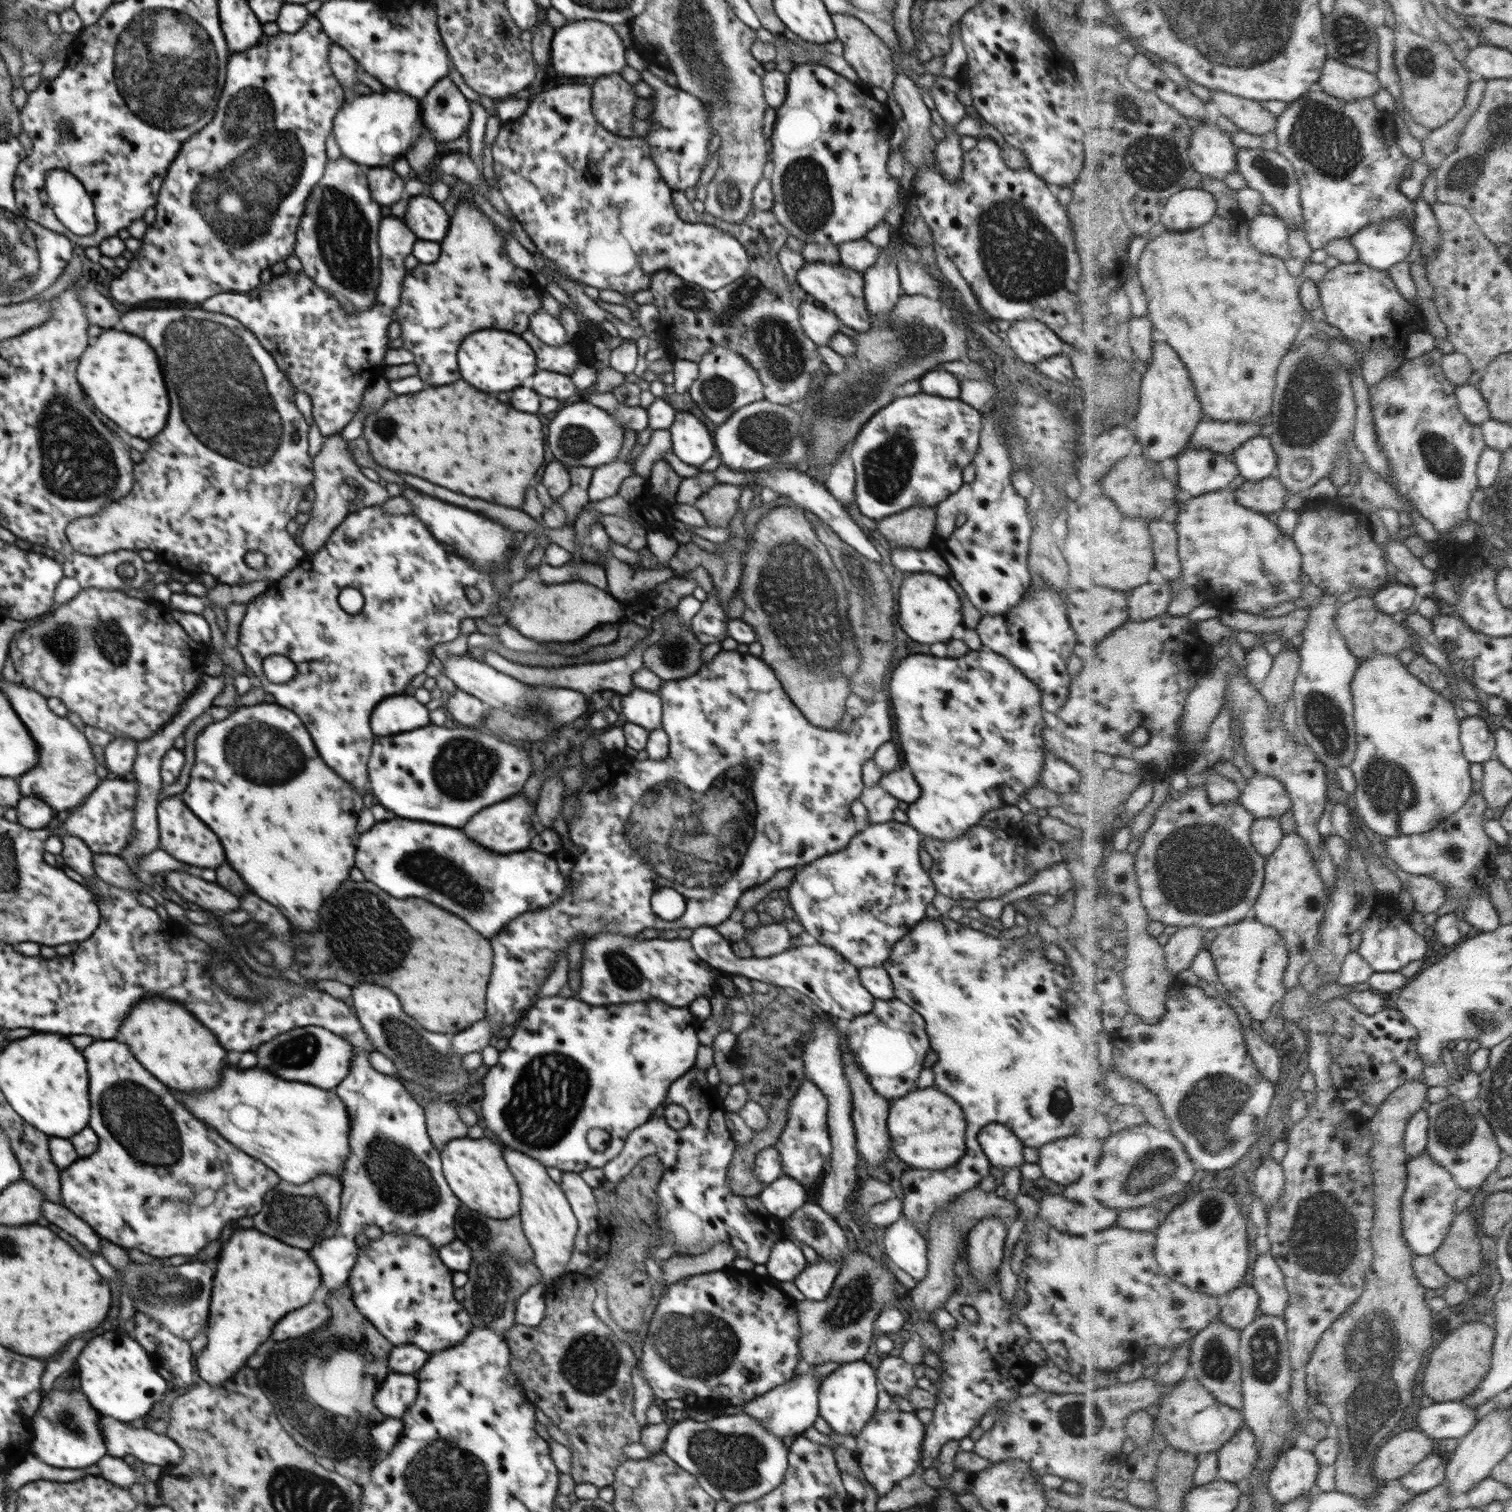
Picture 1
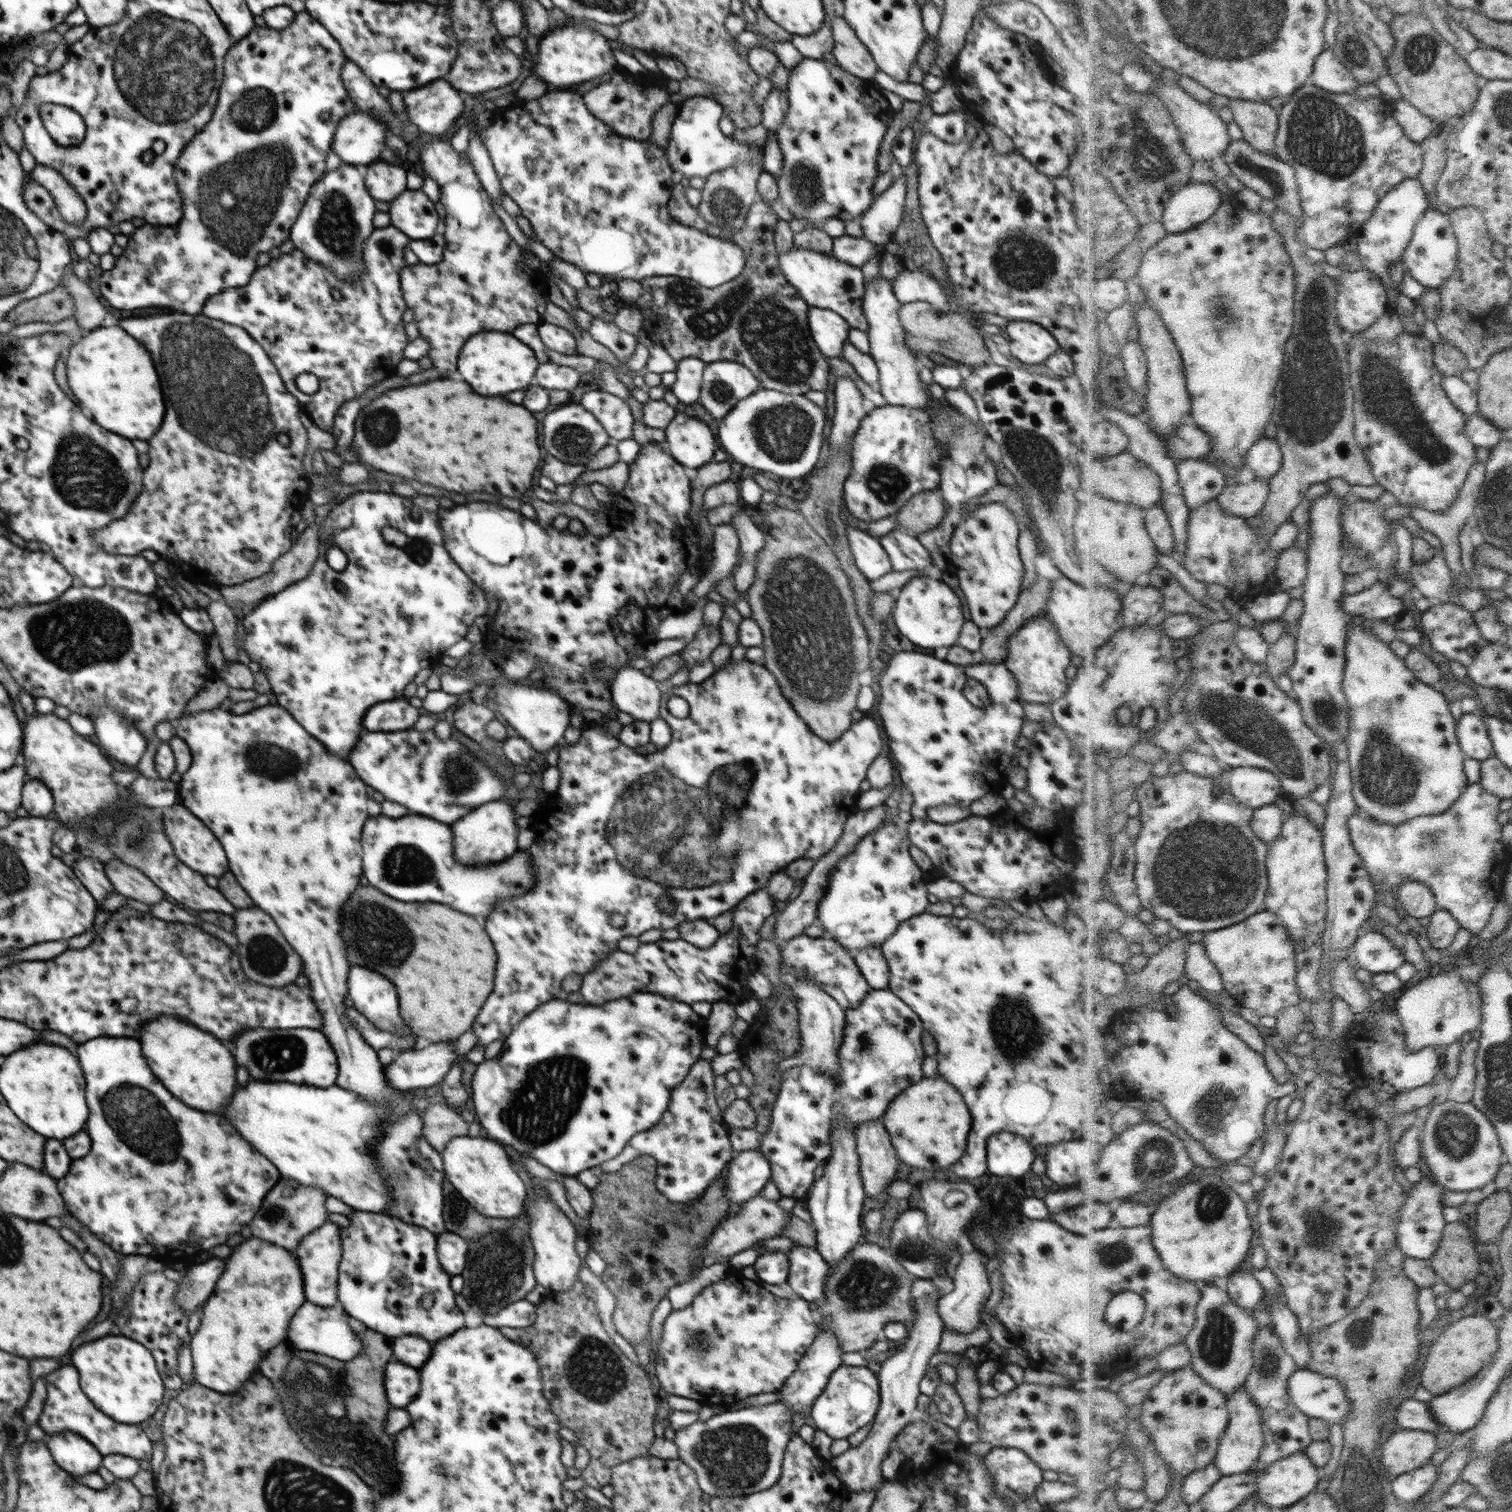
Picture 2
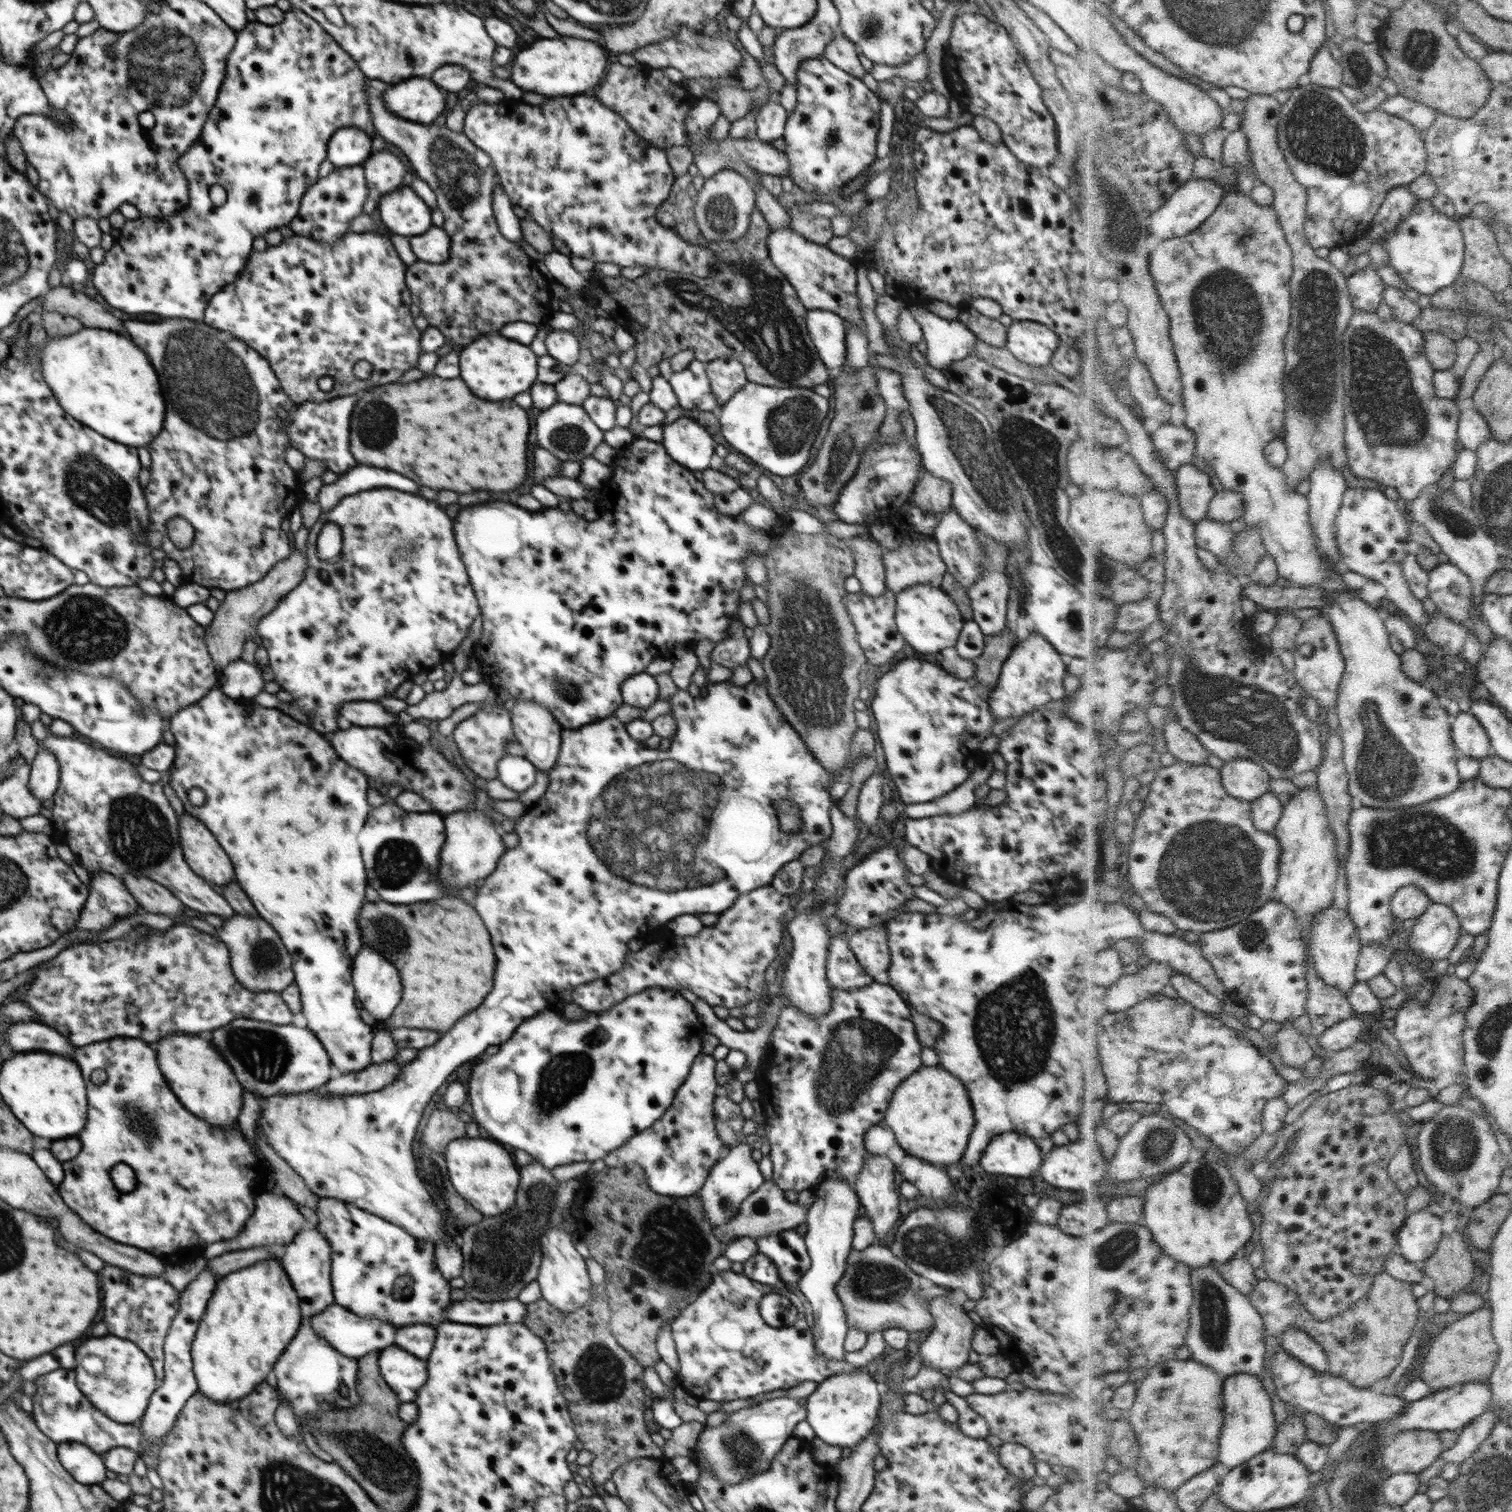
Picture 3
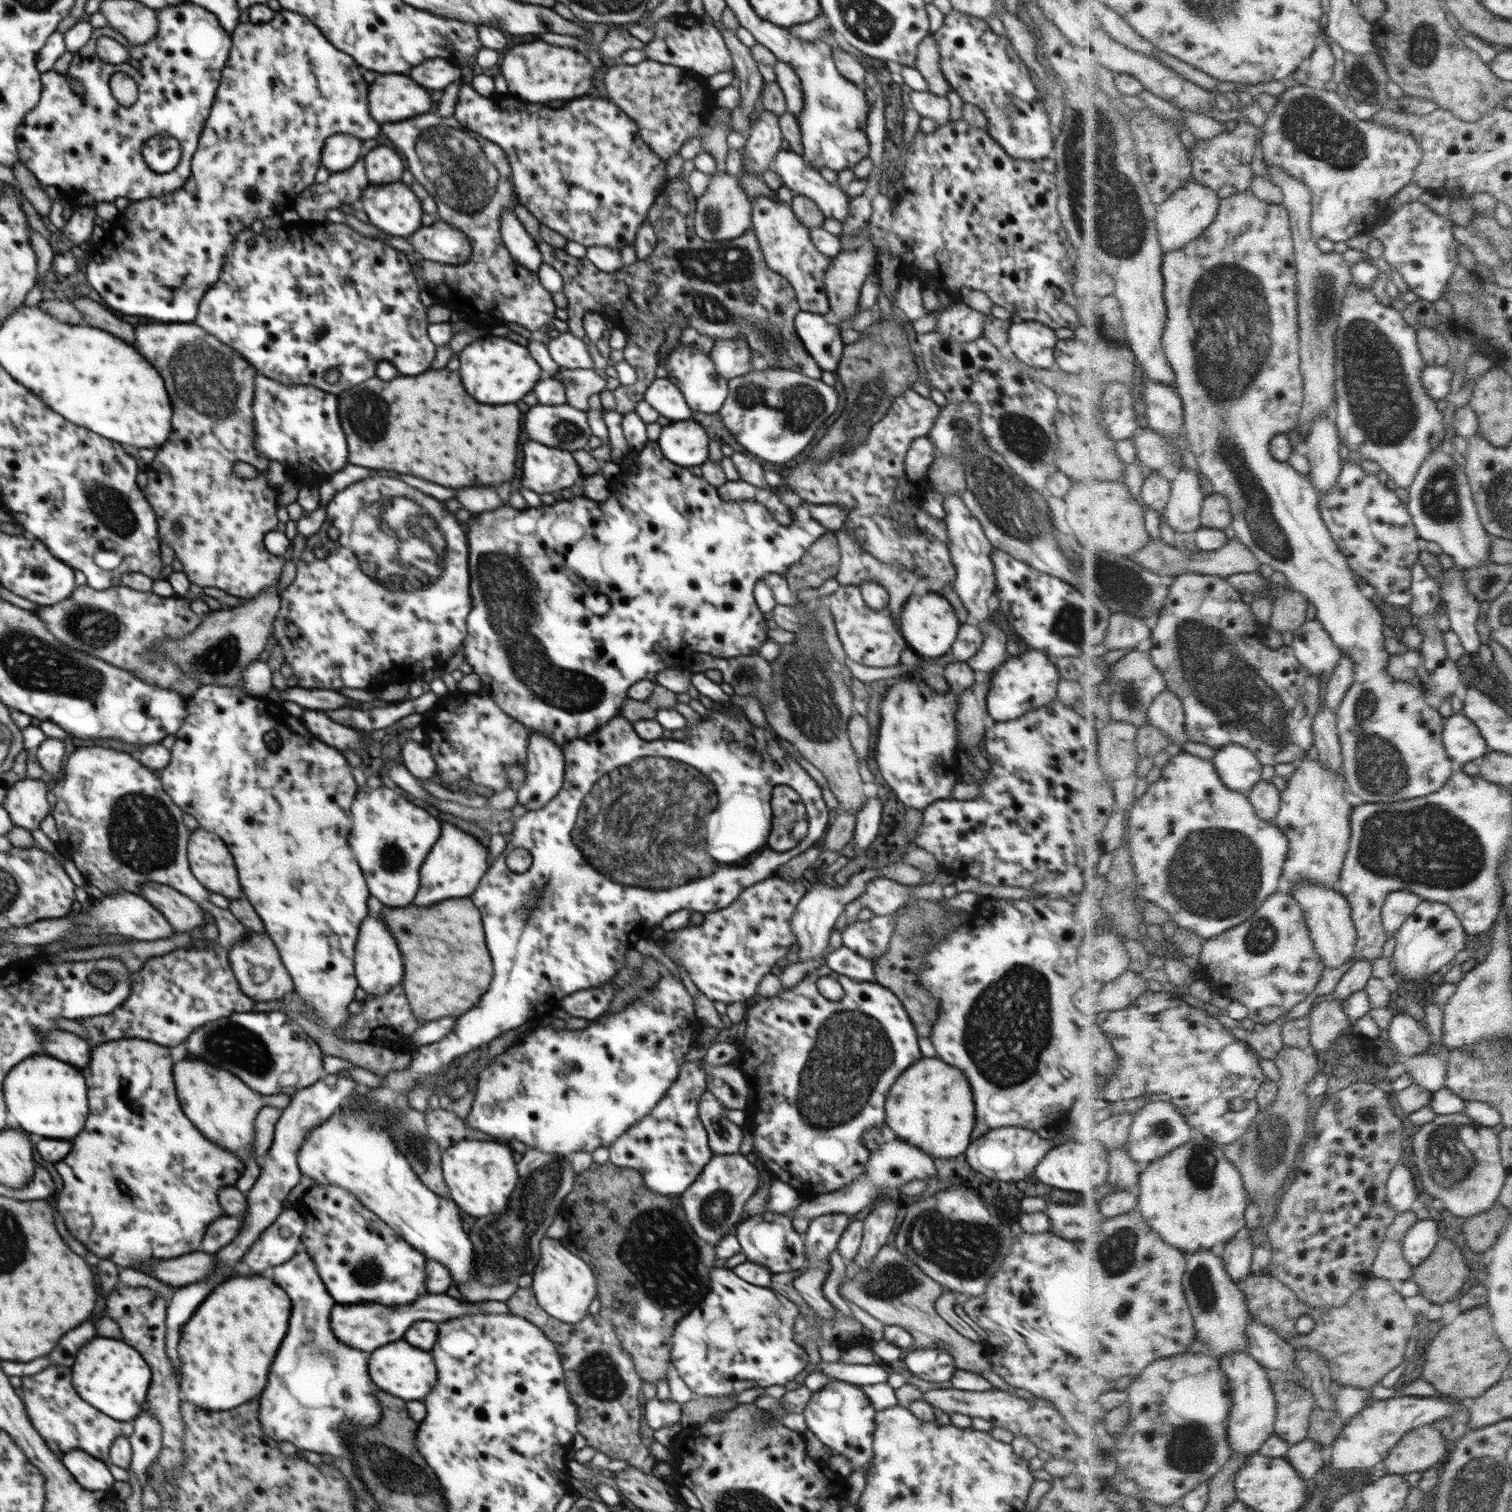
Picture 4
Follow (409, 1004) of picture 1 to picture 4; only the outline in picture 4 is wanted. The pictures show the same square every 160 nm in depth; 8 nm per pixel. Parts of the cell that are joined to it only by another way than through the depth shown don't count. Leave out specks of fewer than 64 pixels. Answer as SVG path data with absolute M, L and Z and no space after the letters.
M470 898L444 900L430 908L383 908L381 919L388 924L388 918L388 928L404 954L402 986L412 1006L412 1015L418 1021L458 1018L480 1000L492 980L492 962L484 940L480 912Z

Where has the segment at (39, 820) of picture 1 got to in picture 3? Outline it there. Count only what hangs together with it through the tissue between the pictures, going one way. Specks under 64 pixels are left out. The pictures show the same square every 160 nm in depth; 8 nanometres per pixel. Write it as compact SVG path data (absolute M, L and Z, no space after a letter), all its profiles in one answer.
M40 747L31 763L31 774L27 786L38 800L50 800L55 795L60 782L59 766L56 757L49 750Z

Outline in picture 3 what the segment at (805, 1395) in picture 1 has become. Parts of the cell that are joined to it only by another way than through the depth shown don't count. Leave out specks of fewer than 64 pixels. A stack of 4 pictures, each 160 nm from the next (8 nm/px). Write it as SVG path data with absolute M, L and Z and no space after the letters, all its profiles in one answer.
M826 1178L814 1188L814 1202L807 1208L807 1232L805 1243L810 1256L810 1268L801 1276L798 1287L800 1292L809 1300L814 1315L813 1339L816 1352L829 1360L845 1360L845 1338L849 1326L847 1325L845 1310L835 1291L836 1283L846 1272L847 1257L852 1248L854 1238L854 1221L858 1218L858 1210L862 1208L854 1185L837 1178Z

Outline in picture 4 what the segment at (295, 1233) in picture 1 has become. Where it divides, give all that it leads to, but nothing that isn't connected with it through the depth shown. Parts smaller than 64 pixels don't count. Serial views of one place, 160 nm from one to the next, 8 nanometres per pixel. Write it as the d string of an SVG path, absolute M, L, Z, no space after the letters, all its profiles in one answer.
M224 1214L218 1220L213 1220L208 1225L208 1230L201 1242L201 1250L214 1255L230 1244L236 1236L240 1234L241 1226L243 1226L244 1216L228 1216Z

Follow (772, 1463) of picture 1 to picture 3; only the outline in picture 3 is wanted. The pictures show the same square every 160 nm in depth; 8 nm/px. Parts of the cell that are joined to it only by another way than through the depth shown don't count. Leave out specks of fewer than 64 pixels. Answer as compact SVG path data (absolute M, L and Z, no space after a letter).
M778 1397L750 1405L730 1413L719 1426L704 1426L697 1438L697 1455L694 1459L702 1467L712 1469L716 1479L724 1484L736 1485L740 1480L754 1477L757 1472L770 1469L774 1455L780 1452L782 1445L792 1436L795 1426L807 1418L807 1409L792 1397Z

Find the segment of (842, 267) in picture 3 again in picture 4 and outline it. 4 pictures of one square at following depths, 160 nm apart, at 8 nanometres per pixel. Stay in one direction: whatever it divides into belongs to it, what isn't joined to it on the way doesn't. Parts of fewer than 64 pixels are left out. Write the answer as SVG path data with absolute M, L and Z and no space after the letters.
M755 197L751 203L752 228L756 231L766 264L793 286L801 311L829 317L824 277L832 264L831 257L814 246L809 230L797 219L790 204L772 197Z

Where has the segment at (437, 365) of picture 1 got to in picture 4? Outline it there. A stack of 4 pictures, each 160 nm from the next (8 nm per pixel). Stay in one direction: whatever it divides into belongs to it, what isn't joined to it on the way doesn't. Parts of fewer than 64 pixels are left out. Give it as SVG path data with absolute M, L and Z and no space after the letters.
M427 112L426 114L414 116L411 119L401 120L400 122L396 122L396 124L384 124L384 126L382 126L382 132L388 136L397 150L402 152L402 158L406 160L406 164L408 164L408 170L412 172L415 180L422 184L422 186L424 186L424 188L430 192L430 196L434 198L435 203L437 204L437 213L439 215L438 220L442 220L446 224L461 230L466 235L466 238L471 246L471 255L464 264L447 265L435 263L430 266L429 262L427 262L425 259L418 258L417 268L419 268L420 276L415 276L415 278L417 279L420 287L428 292L430 296L435 298L435 302L443 304L443 306L446 306L446 308L449 308L453 312L462 312L466 318L469 319L469 322L474 325L494 326L497 324L504 324L506 322L516 322L516 324L520 324L520 326L523 326L526 328L526 330L532 330L532 332L534 332L534 330L539 330L541 326L550 325L550 322L556 318L554 311L557 308L557 306L554 304L552 294L542 286L537 272L528 270L528 267L522 266L520 263L517 263L514 258L512 258L509 250L504 246L500 234L499 218L501 212L506 207L511 207L512 203L516 203L514 185L512 184L511 179L511 168L508 162L508 157L506 157L506 154L504 151L502 151L502 148L500 148L500 146L497 144L494 144L492 141L482 138L482 136L479 134L468 130L454 117L440 117L440 115L437 113Z

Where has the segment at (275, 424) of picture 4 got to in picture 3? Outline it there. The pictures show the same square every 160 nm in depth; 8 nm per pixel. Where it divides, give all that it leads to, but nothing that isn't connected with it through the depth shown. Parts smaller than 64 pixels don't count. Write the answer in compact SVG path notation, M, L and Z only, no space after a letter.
M367 388L356 394L343 397L336 397L332 400L307 400L297 404L293 412L279 410L279 417L285 422L283 429L289 436L289 446L298 449L305 458L321 460L326 464L328 470L340 475L356 466L356 459L349 449L350 442L350 419L357 400L371 390Z

